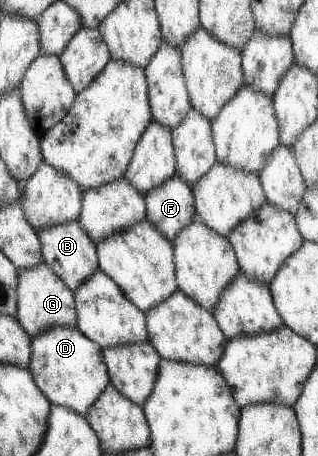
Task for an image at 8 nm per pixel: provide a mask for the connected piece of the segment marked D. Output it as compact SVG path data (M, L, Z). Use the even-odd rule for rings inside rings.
M52 327L31 338L29 370L51 404L84 416L110 382L108 367L102 360L102 347L87 339L79 328Z

